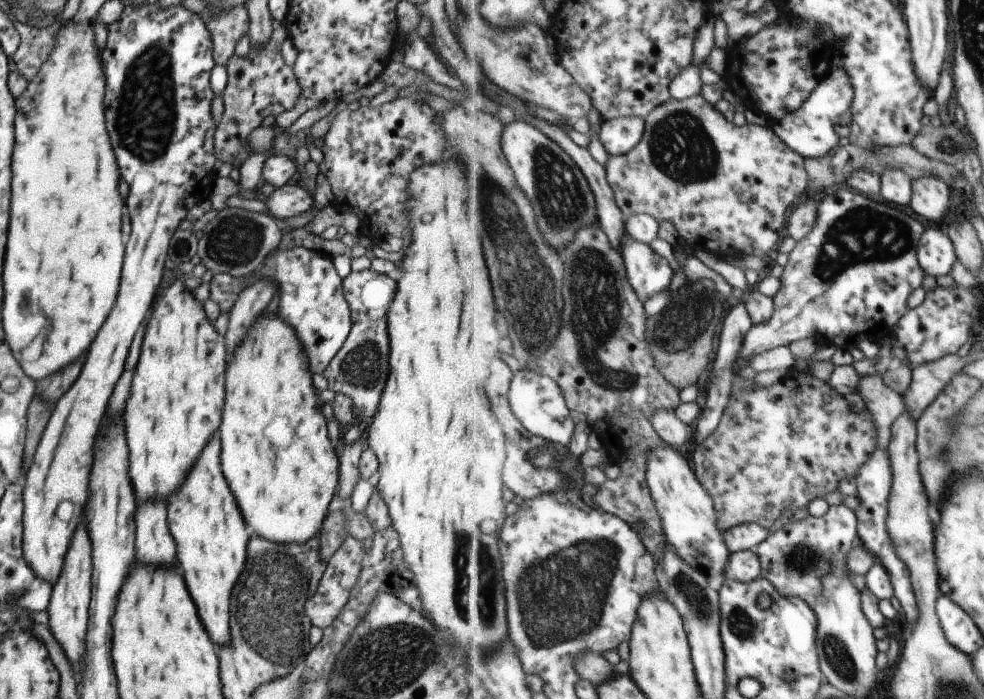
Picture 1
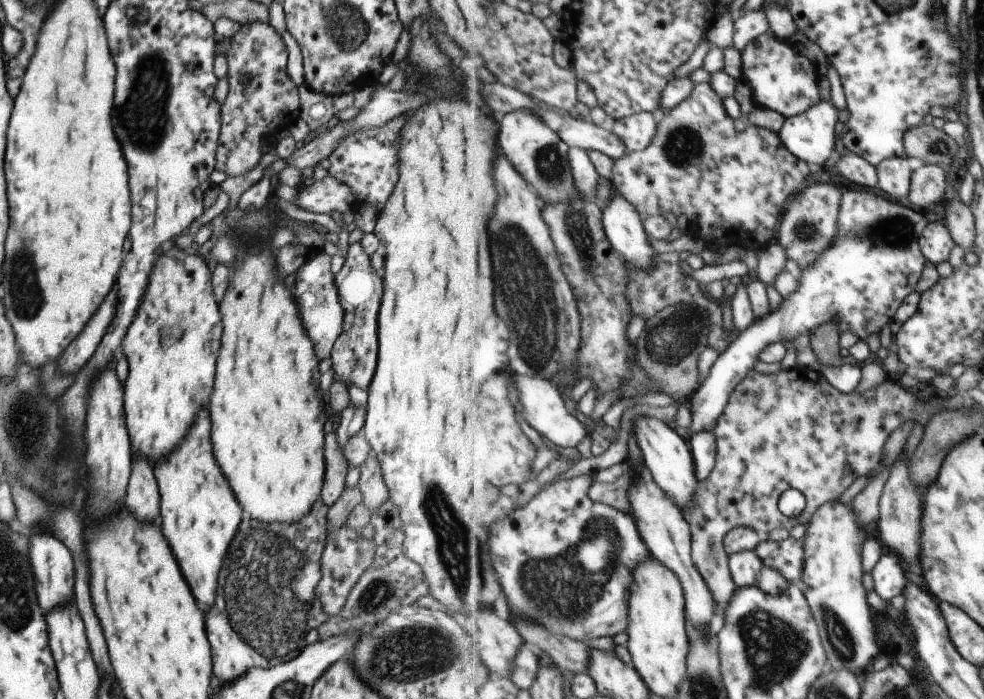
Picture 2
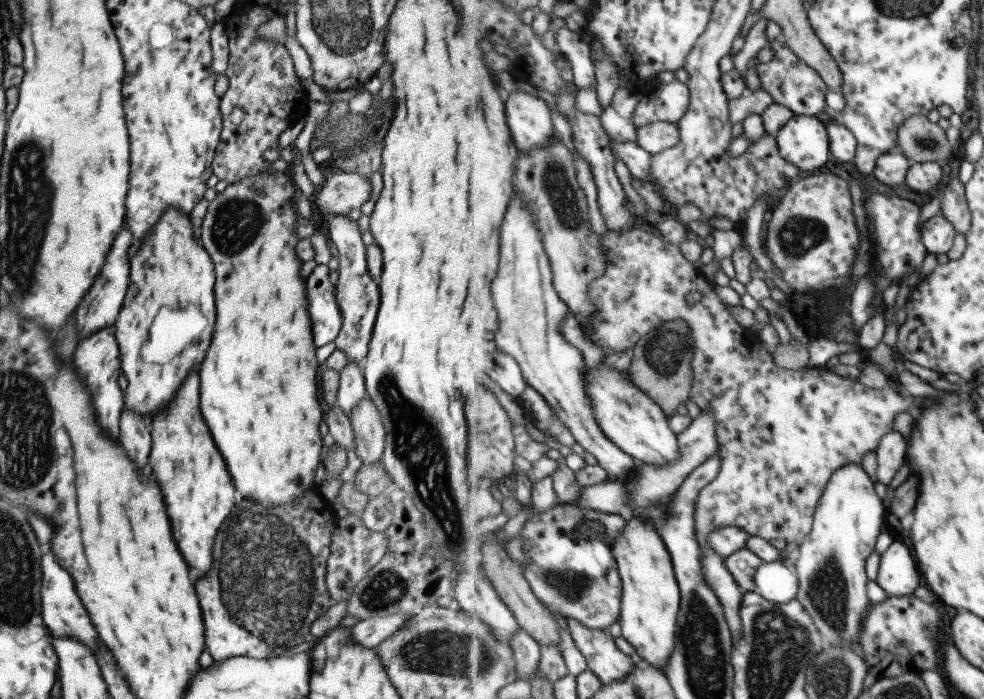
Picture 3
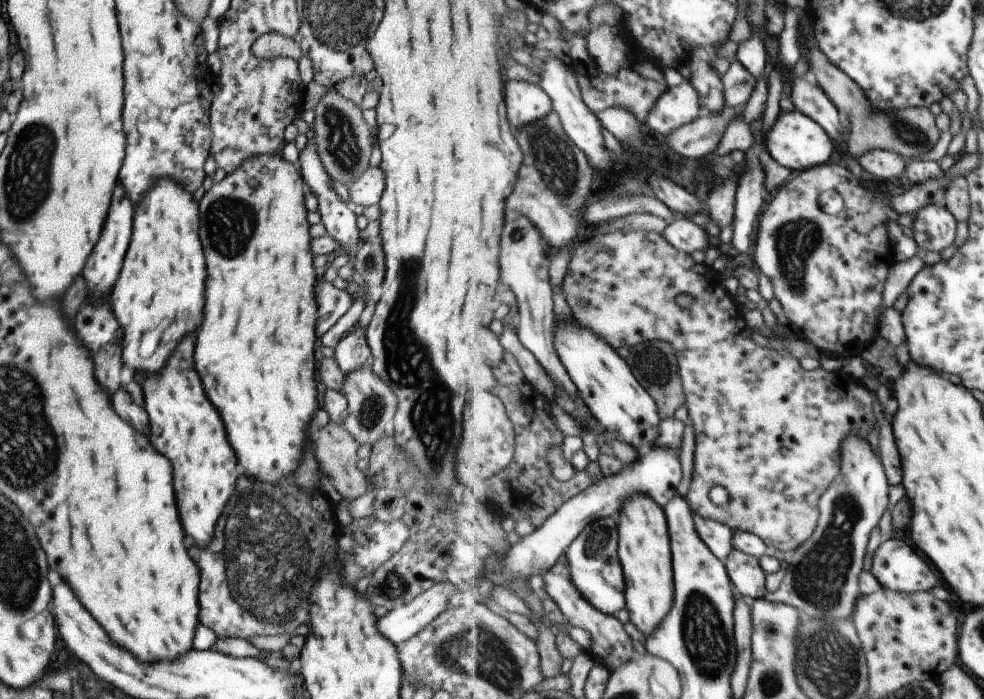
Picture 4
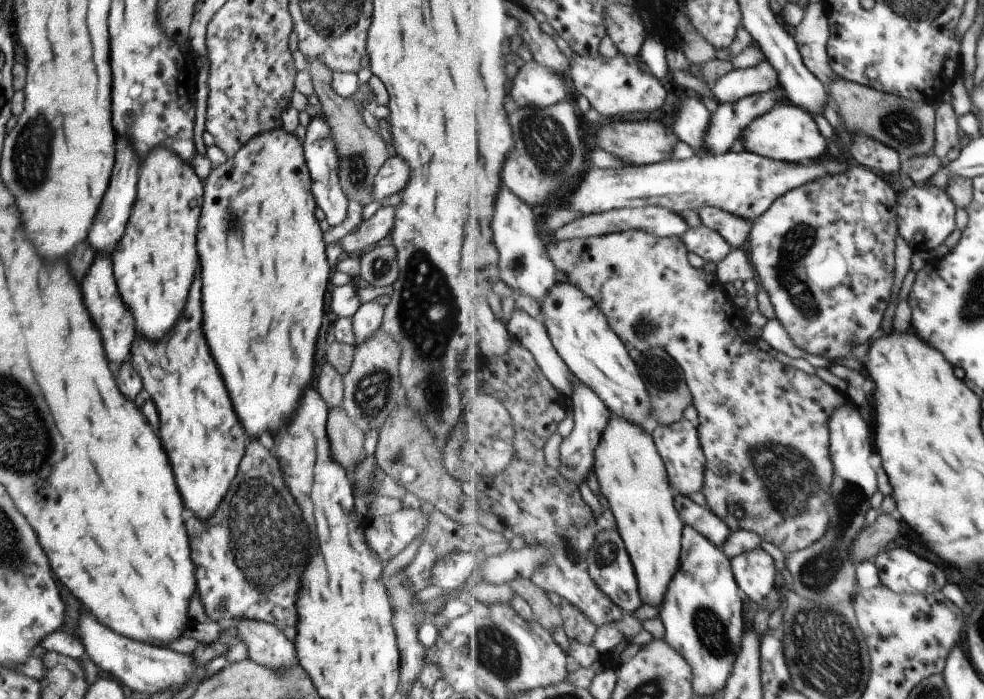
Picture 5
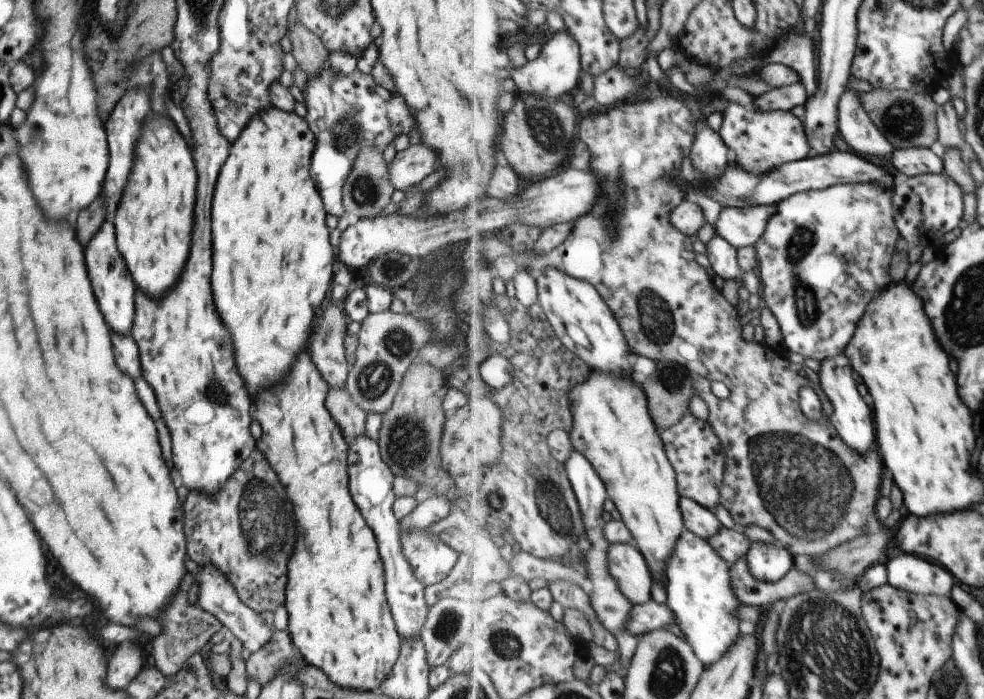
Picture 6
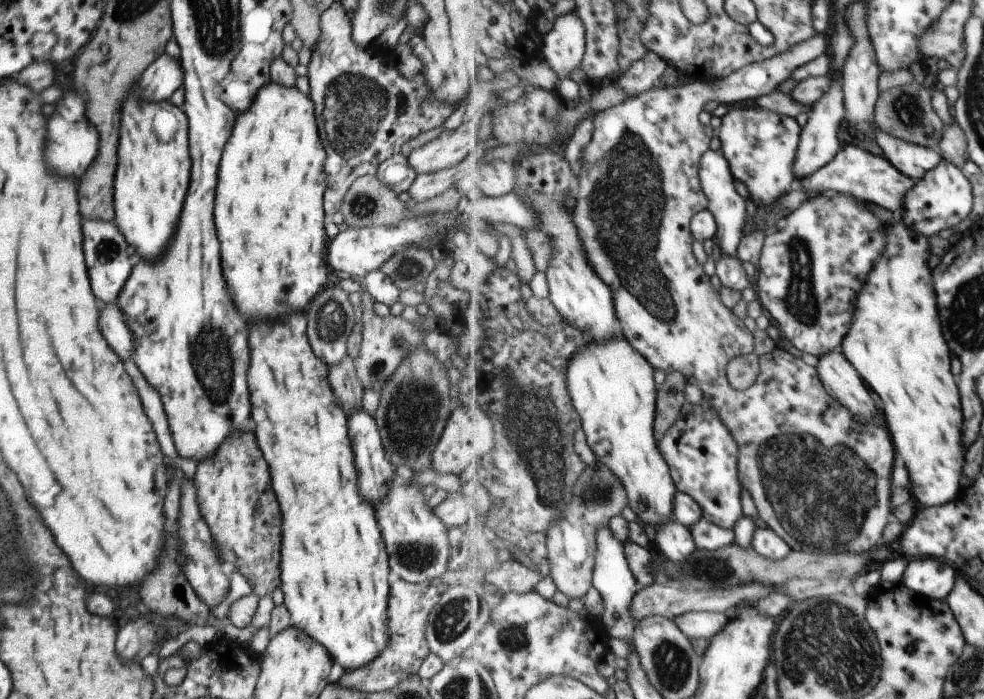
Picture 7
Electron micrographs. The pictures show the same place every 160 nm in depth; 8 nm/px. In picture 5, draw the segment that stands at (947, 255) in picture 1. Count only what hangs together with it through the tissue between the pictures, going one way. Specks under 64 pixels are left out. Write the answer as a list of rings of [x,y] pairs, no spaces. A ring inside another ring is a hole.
[[[926,183],[925,185],[913,185],[907,190],[899,192],[898,202],[898,228],[899,233],[911,249],[915,251],[943,250],[943,242],[955,232],[955,212],[957,206],[952,202],[945,189]]]

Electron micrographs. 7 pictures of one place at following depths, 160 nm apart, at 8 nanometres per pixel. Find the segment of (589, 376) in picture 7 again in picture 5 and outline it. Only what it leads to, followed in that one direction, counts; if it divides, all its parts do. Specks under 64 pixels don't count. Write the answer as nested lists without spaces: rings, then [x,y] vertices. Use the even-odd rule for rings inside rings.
[[[612,414],[595,452],[594,474],[600,492],[608,500],[612,513],[615,512],[617,530],[629,546],[642,602],[658,608],[680,570],[682,534],[686,524],[676,507],[676,493],[653,434],[639,424]]]

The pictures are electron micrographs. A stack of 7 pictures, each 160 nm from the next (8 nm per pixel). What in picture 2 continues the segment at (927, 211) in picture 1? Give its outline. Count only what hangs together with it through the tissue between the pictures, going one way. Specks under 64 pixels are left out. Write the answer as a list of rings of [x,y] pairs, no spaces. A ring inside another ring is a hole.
[[[927,165],[912,172],[909,201],[925,208],[937,204],[947,194],[948,176],[942,165]]]

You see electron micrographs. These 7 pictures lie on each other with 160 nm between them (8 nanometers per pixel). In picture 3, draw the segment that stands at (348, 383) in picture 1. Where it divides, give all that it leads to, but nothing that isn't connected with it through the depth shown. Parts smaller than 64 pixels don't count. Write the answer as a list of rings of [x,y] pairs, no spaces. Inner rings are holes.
[[[333,215],[329,223],[321,223],[327,240],[335,244],[338,252],[338,281],[334,287],[337,306],[341,315],[341,326],[333,342],[339,350],[343,351],[346,360],[361,365],[368,349],[368,342],[372,333],[373,323],[379,306],[379,291],[376,282],[369,276],[364,245],[361,234],[355,221],[349,220],[345,215]]]

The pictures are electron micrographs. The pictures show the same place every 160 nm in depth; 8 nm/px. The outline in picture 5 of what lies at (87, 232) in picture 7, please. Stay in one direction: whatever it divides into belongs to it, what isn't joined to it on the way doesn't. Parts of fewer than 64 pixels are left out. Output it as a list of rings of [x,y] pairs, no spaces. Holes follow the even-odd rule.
[[[97,254],[93,258],[85,278],[81,280],[81,294],[83,294],[83,304],[85,304],[93,324],[97,326],[97,330],[101,334],[107,360],[123,362],[127,352],[129,352],[131,340],[133,340],[133,318],[129,318],[129,310],[125,310],[125,304],[121,302],[121,298],[117,294],[117,286],[115,286],[115,280],[113,280],[109,256]]]

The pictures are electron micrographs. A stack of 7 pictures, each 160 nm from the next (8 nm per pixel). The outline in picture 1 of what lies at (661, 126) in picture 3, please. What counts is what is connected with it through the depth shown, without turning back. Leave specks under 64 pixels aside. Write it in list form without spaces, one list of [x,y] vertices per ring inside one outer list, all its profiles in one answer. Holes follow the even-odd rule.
[[[638,116],[605,120],[600,139],[609,155],[624,155],[636,148],[644,137],[646,119]]]

